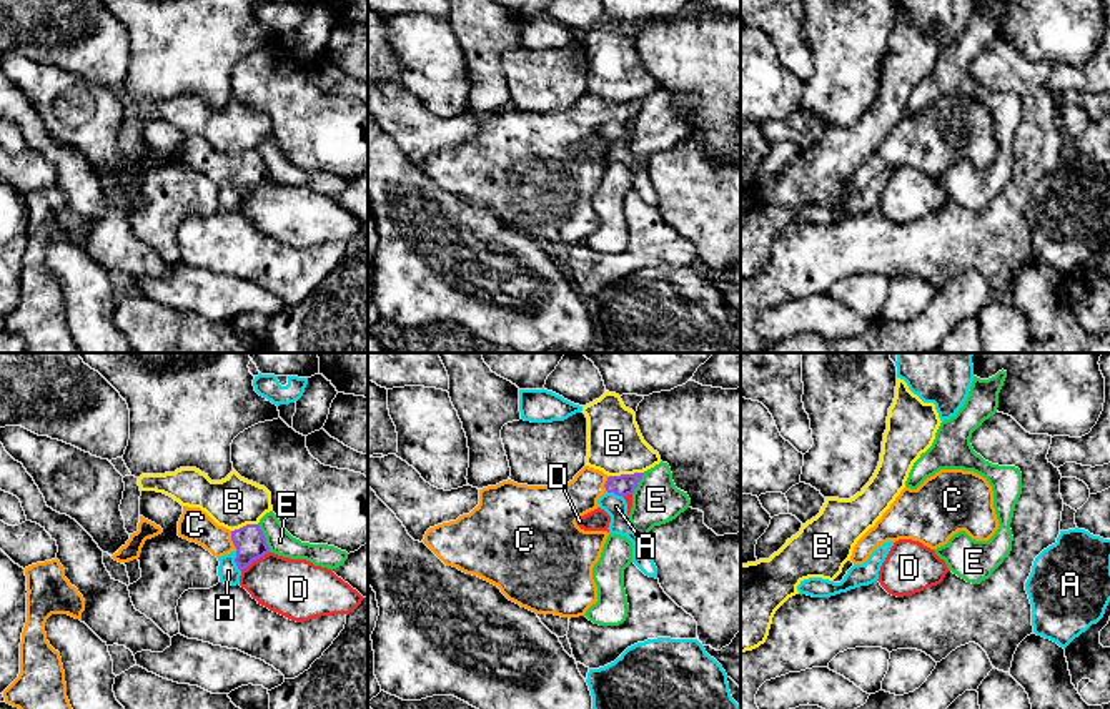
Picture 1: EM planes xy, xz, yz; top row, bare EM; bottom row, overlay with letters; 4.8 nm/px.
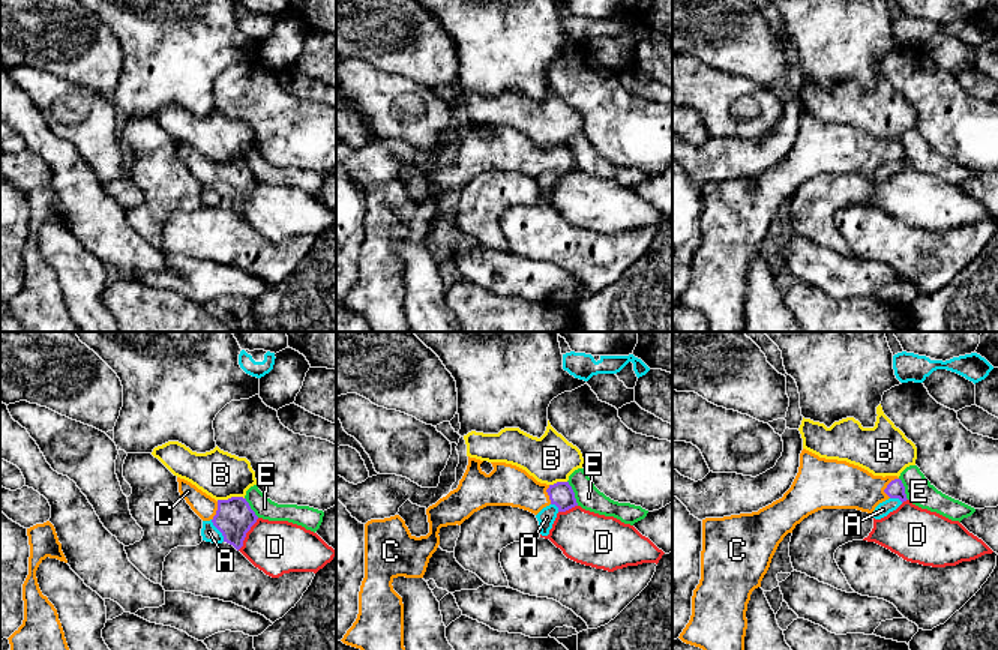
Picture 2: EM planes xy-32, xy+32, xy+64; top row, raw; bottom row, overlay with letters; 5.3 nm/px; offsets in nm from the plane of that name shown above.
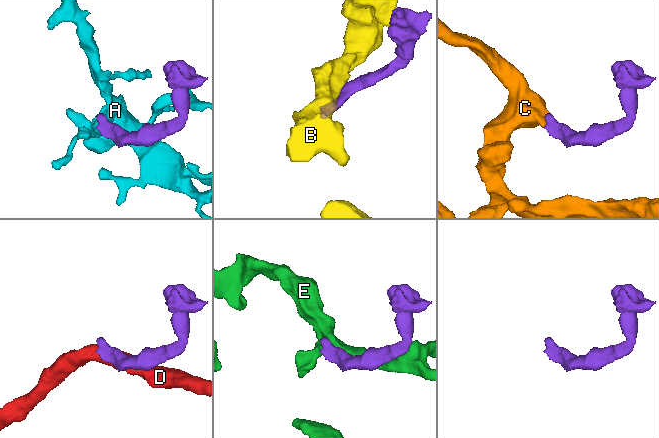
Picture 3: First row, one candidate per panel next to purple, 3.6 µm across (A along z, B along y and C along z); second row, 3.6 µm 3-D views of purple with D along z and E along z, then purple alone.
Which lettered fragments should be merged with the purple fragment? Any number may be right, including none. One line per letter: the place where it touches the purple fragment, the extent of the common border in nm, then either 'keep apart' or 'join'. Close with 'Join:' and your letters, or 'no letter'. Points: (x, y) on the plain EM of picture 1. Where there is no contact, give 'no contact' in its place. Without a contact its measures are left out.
A: xy (235, 188) | 110 nm | keep apart
B: xz (626, 102) | 170 nm | keep apart
C: xy (232, 167) | 100 nm | join
D: xy (255, 187) | 170 nm | keep apart
E: xy (265, 165) | 150 nm | keep apart
Join: C

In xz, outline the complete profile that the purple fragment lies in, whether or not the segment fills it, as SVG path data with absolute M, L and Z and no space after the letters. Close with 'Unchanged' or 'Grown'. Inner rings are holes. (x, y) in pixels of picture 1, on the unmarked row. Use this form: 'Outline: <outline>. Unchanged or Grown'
Outline: M584 93L572 108L559 113L528 113L511 107L479 117L479 131L456 148L429 155L423 170L446 191L466 201L478 203L501 216L513 230L536 241L579 245L597 230L597 213L592 195L599 188L607 158L584 158L577 145L599 135L597 126L606 120L632 121L644 100L607 103L599 97Z. Grown

